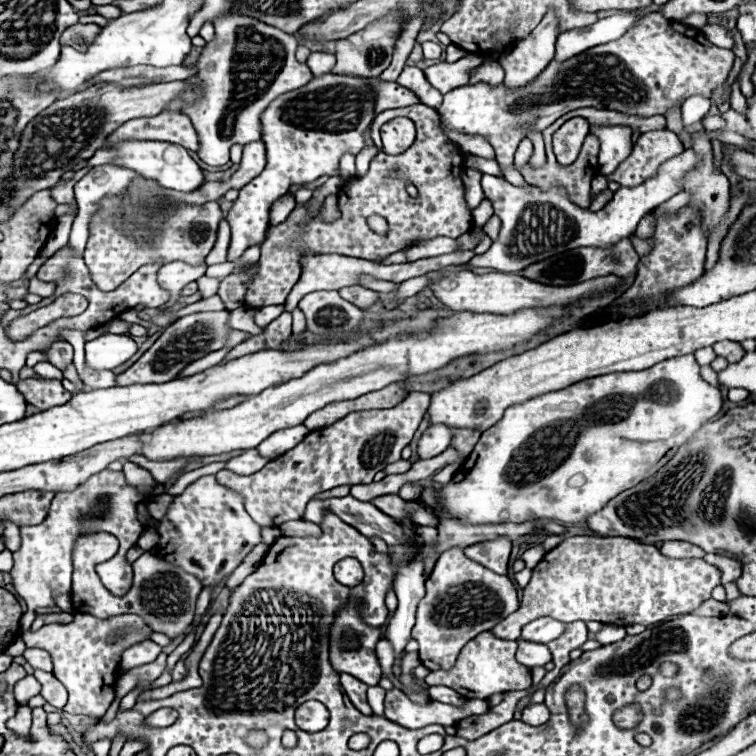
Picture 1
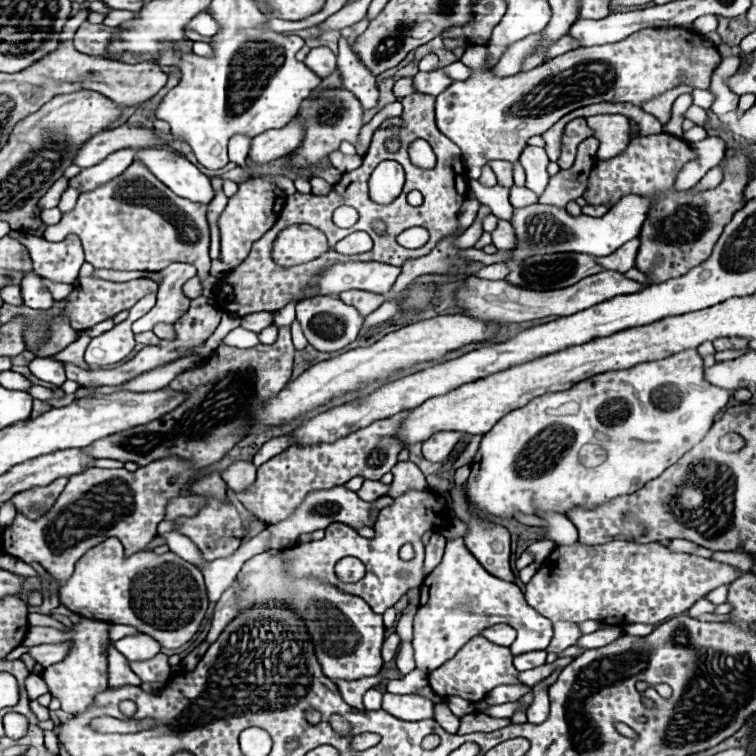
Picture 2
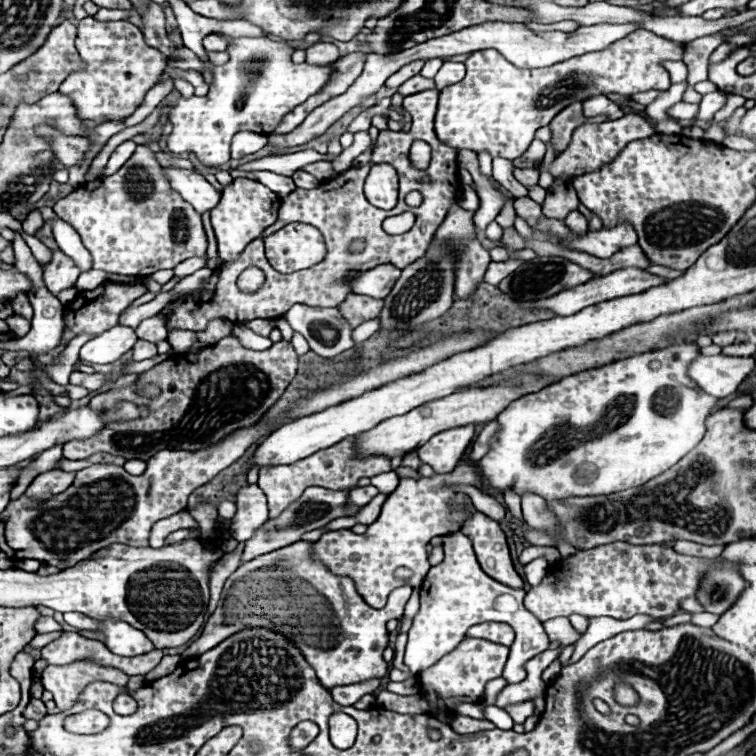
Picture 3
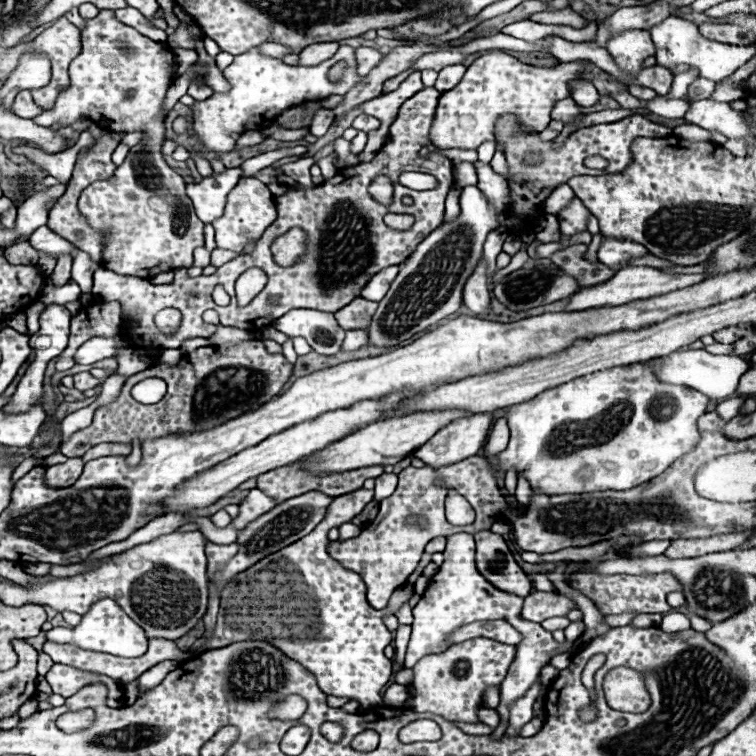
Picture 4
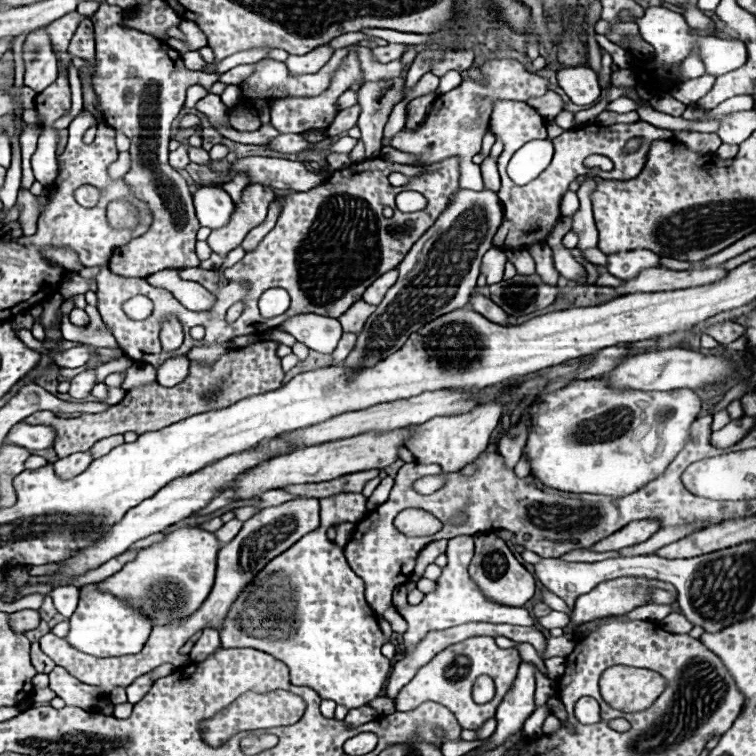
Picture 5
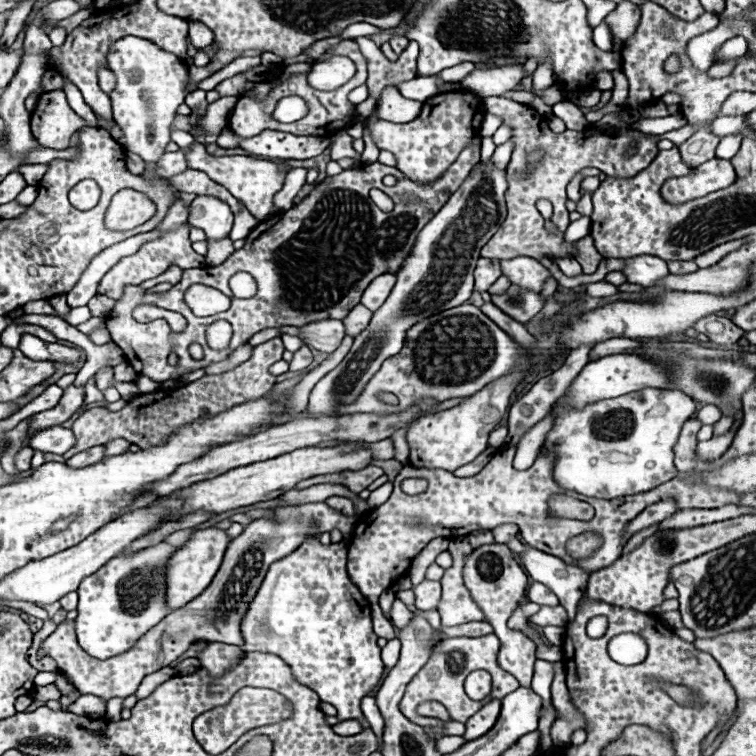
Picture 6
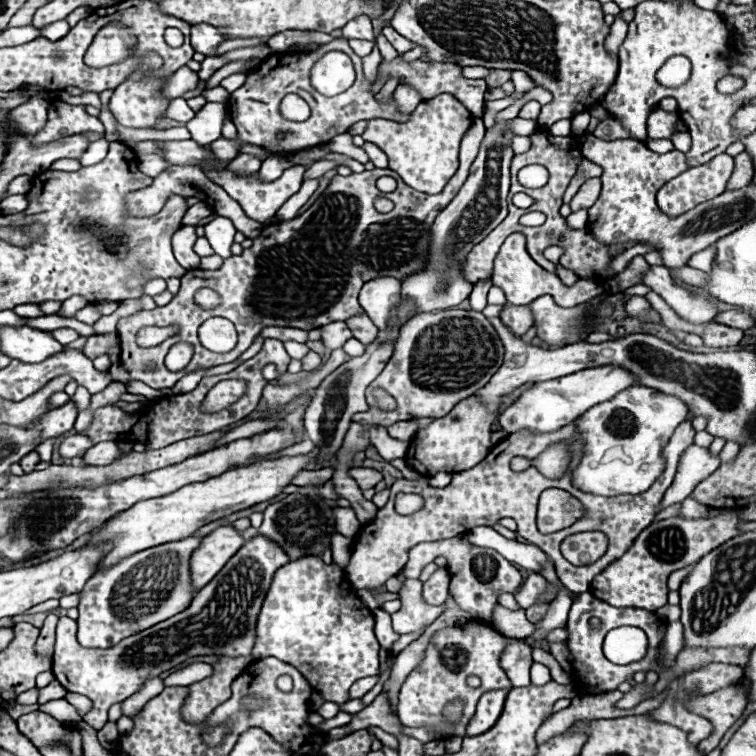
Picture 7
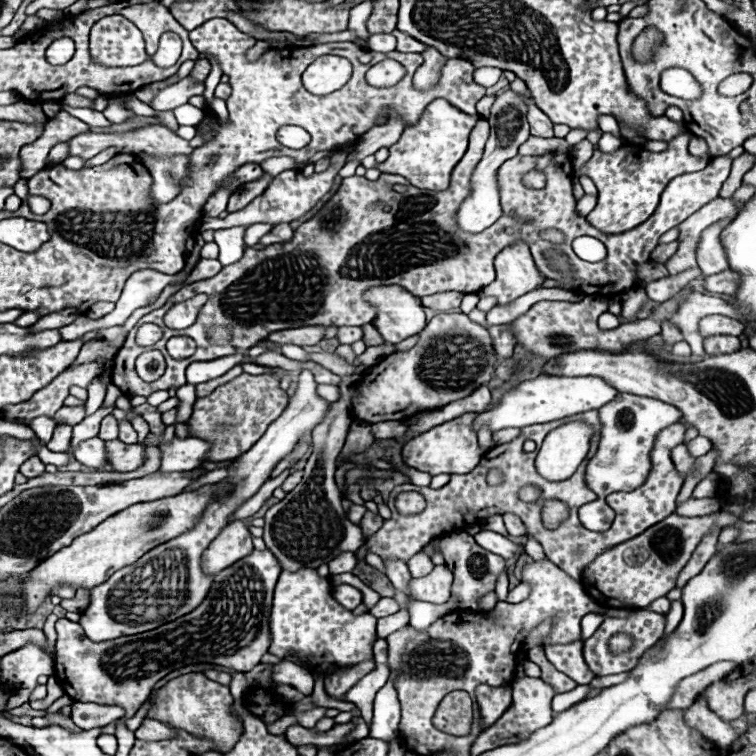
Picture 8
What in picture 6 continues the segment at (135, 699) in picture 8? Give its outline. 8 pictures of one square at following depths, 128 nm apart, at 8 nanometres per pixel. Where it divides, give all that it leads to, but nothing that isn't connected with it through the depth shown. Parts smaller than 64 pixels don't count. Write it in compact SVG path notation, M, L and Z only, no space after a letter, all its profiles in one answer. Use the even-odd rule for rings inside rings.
M324 502L302 504L302 506L276 506L274 510L276 510L276 522L258 518L252 524L248 524L238 538L230 542L218 574L214 576L212 584L200 596L196 596L196 600L168 614L160 624L150 628L128 652L122 652L120 656L112 656L108 660L96 660L76 644L74 620L64 620L58 624L56 632L50 634L42 644L42 654L52 656L56 660L58 670L68 676L68 680L80 694L94 694L104 702L108 702L110 698L132 696L144 676L164 666L170 666L190 648L190 644L198 640L242 646L244 644L240 630L242 618L248 612L248 606L254 600L270 564L292 554L312 532L314 520L318 524L318 532L330 532L336 528L344 536L352 536L354 528L352 518L344 516L342 512L332 512L332 508L328 508L328 504Z

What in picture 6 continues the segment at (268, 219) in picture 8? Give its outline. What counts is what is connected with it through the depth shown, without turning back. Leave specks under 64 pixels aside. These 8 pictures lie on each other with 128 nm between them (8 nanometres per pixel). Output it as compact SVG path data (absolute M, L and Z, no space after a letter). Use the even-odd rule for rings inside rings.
M192 142L188 150L184 150L188 168L192 170L200 170L206 172L210 176L210 180L218 182L220 186L224 186L230 194L234 194L234 198L238 198L240 202L244 202L244 206L250 210L250 214L256 220L264 220L268 214L274 214L274 194L280 192L282 184L284 184L284 170L278 168L276 164L272 164L270 160L256 160L250 156L222 156L222 158L214 158L212 154L206 152L206 148L200 142Z

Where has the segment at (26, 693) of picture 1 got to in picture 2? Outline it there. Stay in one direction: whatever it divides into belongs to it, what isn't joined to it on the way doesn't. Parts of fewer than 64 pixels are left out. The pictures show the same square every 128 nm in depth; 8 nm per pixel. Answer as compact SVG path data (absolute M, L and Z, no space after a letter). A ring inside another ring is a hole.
M30 674L30 676L26 678L26 692L28 692L28 698L30 698L30 700L36 700L38 696L46 694L48 688L46 688L46 684L44 684L44 680L42 680L40 676Z

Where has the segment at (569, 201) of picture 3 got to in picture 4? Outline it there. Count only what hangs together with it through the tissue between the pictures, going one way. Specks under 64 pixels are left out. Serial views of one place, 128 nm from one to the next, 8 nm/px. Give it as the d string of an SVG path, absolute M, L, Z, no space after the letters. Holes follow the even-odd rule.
M574 198L574 200L568 204L568 208L564 208L564 210L558 214L560 232L562 232L564 236L574 236L574 234L586 232L586 230L588 230L588 218L590 218L588 208L584 208L584 204Z

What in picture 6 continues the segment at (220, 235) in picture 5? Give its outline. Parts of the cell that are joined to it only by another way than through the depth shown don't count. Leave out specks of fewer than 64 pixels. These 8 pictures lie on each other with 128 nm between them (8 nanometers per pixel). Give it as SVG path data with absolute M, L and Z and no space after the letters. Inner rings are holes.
M224 238L224 240L220 240L220 242L208 242L206 264L208 264L208 266L218 266L218 264L222 264L232 252L234 252L234 247L230 238Z

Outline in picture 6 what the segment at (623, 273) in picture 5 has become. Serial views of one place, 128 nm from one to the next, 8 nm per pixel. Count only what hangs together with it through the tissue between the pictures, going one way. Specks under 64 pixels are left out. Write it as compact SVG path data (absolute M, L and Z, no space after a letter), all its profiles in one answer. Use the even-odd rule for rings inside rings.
M636 256L628 258L628 266L622 270L630 284L640 284L644 288L654 288L658 280L668 276L666 262L656 256Z

